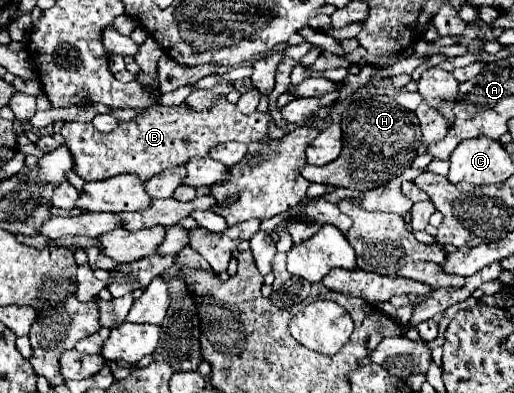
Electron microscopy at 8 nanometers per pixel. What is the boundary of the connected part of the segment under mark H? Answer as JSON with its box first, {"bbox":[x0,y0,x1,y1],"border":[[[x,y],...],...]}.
{"bbox":[302,91,420,191],"border":[[[356,91],[348,101],[348,107],[342,111],[340,127],[344,135],[342,155],[324,167],[306,165],[302,175],[308,181],[346,187],[352,191],[368,191],[402,175],[420,149],[420,125],[416,125],[416,115],[400,107],[388,95]]]}

